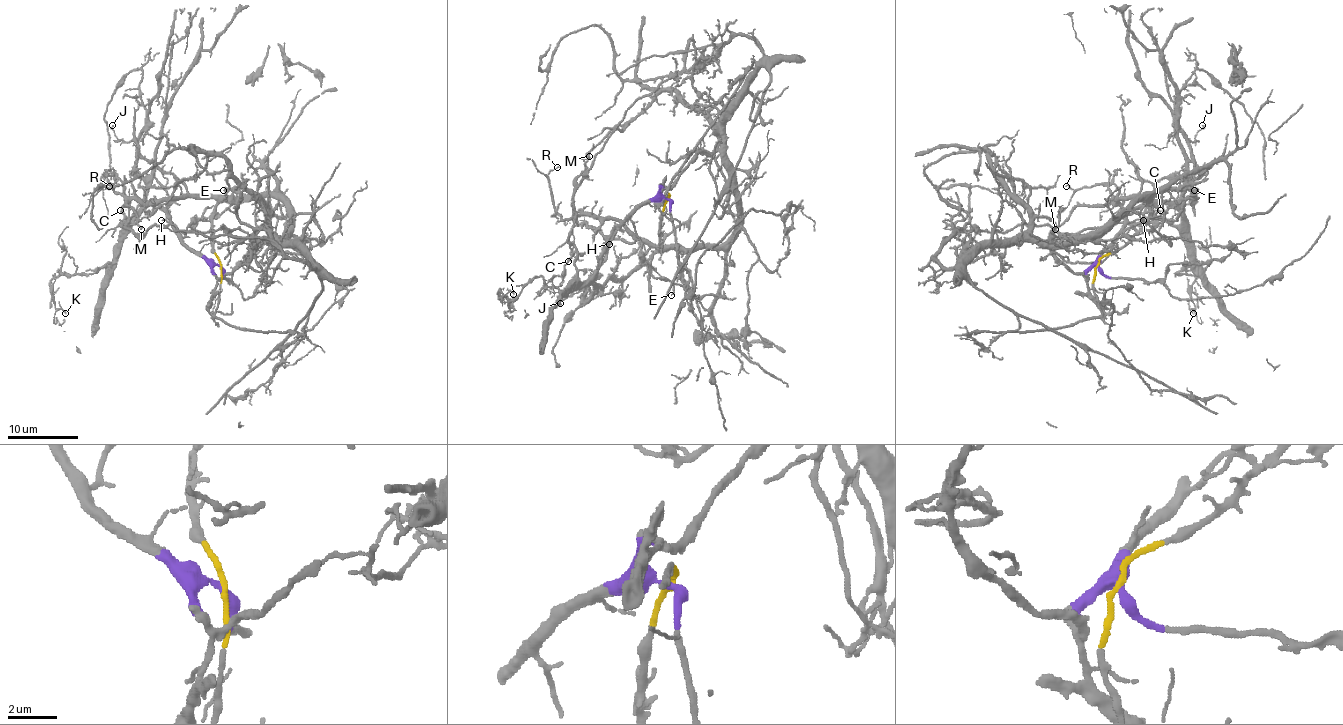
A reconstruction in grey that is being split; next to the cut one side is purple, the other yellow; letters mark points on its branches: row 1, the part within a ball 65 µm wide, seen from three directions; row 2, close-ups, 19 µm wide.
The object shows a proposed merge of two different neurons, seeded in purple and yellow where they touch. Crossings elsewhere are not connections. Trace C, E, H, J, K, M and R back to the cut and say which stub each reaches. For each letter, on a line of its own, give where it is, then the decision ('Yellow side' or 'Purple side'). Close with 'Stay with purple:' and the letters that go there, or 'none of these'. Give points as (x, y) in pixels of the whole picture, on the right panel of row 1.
C: Place: (1160, 210). Purple side
E: Place: (1194, 190). Yellow side
H: Place: (1143, 220). Purple side
J: Place: (1202, 125). Purple side
K: Place: (1193, 313). Purple side
M: Place: (1055, 229). Yellow side
R: Place: (1066, 186). Yellow side
Stay with purple: C, H, J, K

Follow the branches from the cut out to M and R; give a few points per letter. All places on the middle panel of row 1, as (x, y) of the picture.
M: (669, 198), (660, 228), (662, 249), (648, 246), (614, 219), (575, 212), (574, 181), (590, 156)
R: (669, 198), (662, 218), (662, 249), (635, 239), (614, 219), (563, 219), (547, 179), (558, 167)

